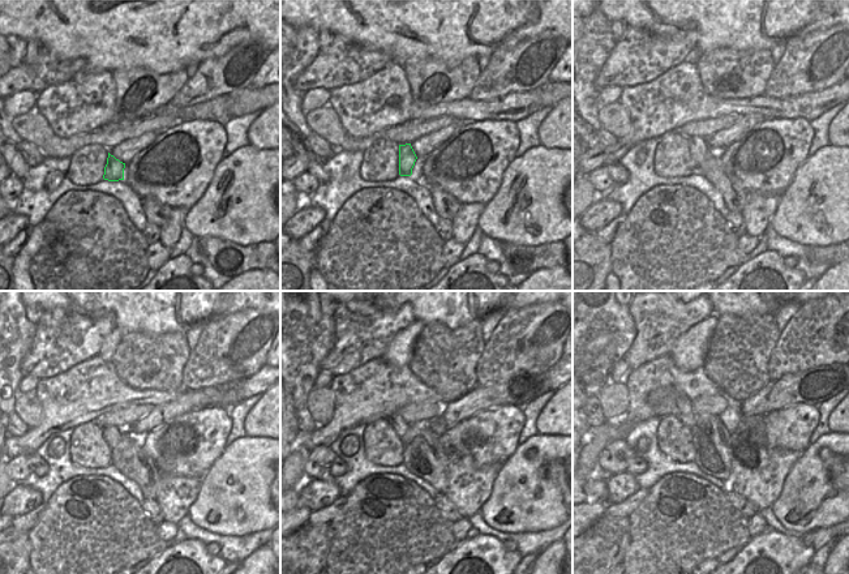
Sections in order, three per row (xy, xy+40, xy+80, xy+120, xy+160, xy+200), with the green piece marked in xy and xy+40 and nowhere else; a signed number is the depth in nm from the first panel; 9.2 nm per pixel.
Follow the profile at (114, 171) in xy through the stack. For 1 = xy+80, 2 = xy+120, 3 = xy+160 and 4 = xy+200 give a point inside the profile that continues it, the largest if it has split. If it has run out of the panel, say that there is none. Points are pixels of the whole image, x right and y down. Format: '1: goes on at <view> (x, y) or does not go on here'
1: goes on at xy+80 (698, 146)
2: goes on at xy+120 (112, 435)
3: goes on at xy+160 (401, 427)
4: goes on at xy+200 (687, 420)

